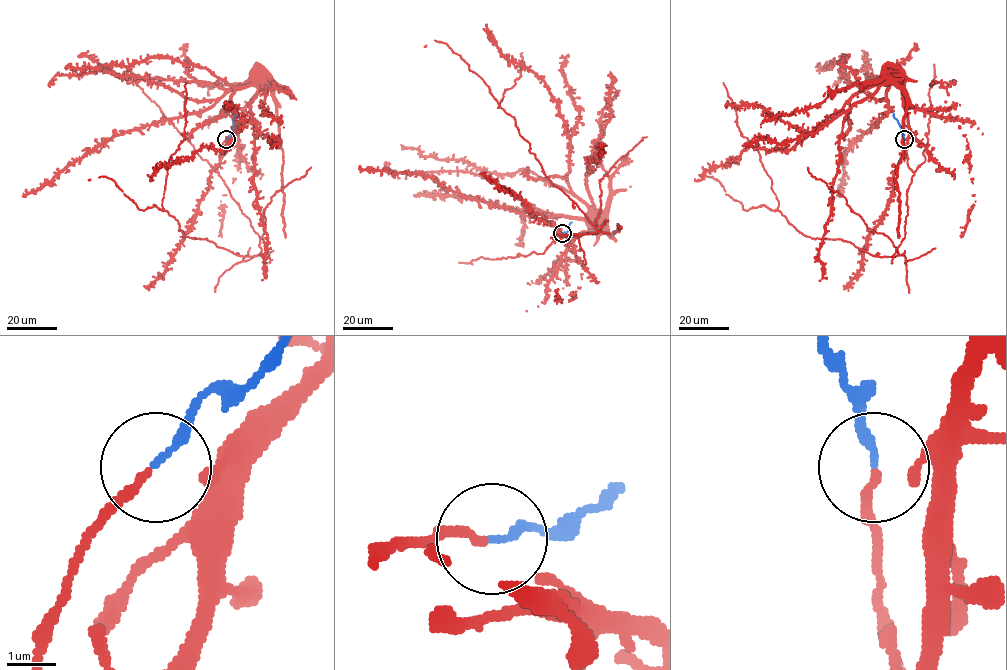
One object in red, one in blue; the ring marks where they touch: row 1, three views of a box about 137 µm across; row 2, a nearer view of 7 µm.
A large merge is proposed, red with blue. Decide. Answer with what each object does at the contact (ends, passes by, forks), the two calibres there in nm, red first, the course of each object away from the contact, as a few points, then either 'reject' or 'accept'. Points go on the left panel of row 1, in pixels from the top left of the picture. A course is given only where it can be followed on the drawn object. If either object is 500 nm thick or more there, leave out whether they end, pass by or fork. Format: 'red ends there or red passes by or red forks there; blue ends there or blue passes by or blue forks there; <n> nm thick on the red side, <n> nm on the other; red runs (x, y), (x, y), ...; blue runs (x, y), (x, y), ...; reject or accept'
red passes by; blue ends there; 110 nm thick on the red side, 150 nm on the other; red runs (226, 139), (217, 170), (263, 240), (259, 254), (186, 237), (163, 208), (168, 160), (184, 138), (186, 83); blue runs (226, 139), (233, 132), (236, 113); accept

